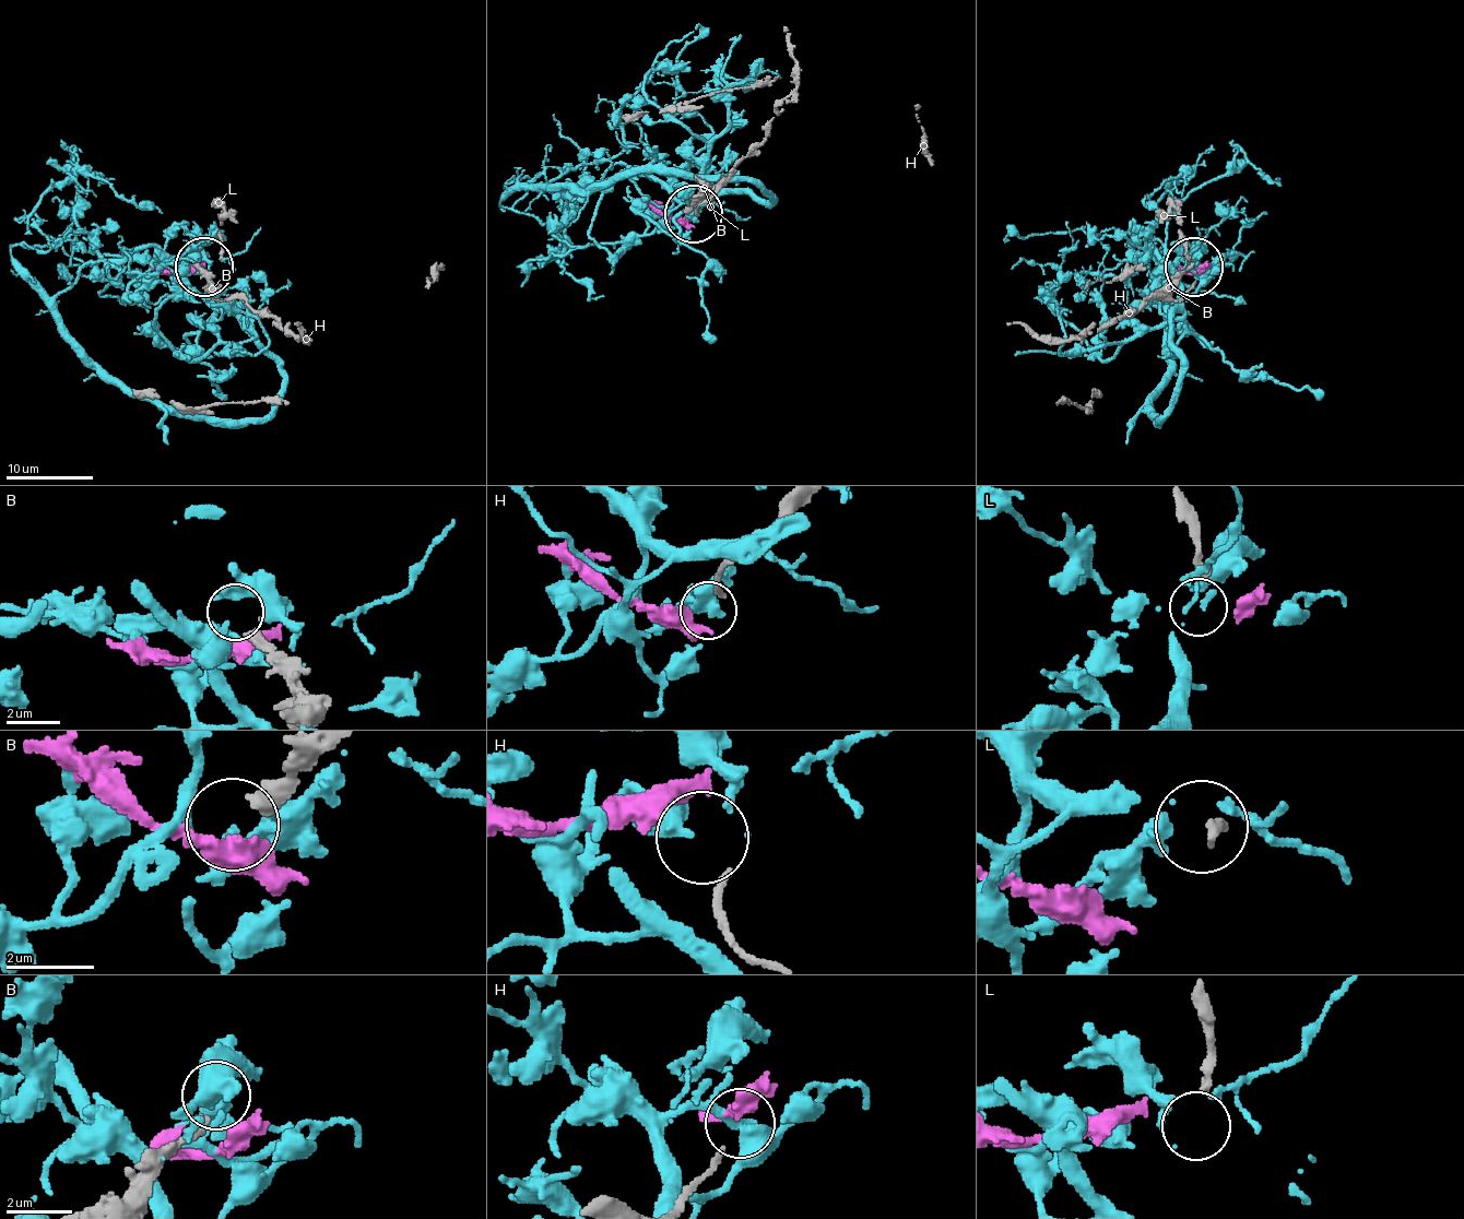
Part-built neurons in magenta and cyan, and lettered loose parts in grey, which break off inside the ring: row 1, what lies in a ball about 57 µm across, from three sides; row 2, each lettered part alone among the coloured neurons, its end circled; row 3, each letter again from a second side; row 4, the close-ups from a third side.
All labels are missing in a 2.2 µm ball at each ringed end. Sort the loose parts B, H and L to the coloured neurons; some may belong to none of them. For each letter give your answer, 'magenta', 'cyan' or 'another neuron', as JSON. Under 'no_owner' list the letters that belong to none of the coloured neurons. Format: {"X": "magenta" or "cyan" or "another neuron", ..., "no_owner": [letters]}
{"B": "another neuron", "H": "another neuron", "L": "another neuron", "no_owner": ["B", "H", "L"]}

